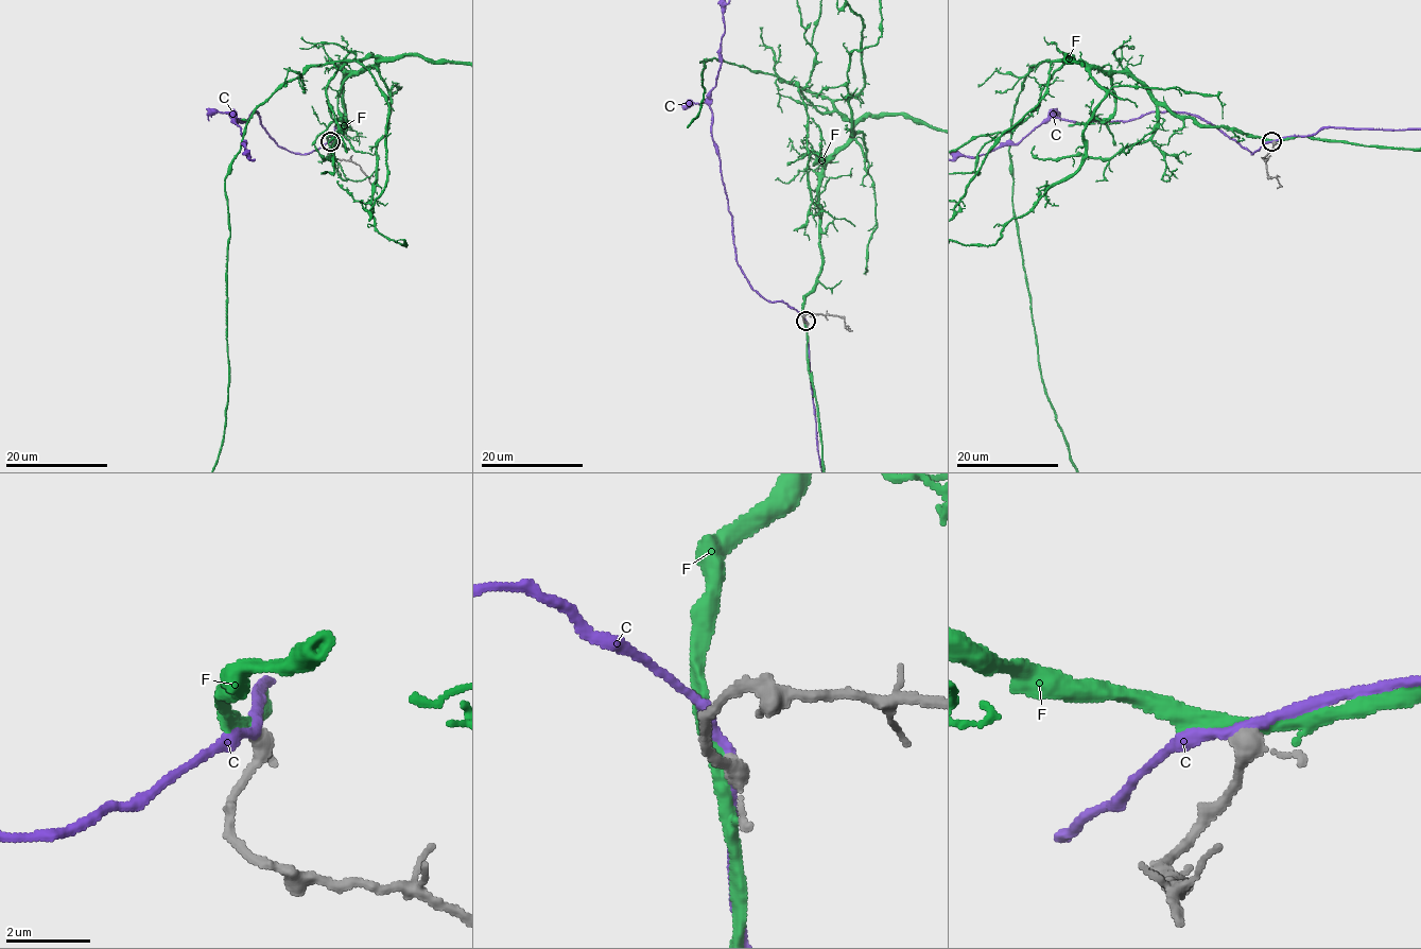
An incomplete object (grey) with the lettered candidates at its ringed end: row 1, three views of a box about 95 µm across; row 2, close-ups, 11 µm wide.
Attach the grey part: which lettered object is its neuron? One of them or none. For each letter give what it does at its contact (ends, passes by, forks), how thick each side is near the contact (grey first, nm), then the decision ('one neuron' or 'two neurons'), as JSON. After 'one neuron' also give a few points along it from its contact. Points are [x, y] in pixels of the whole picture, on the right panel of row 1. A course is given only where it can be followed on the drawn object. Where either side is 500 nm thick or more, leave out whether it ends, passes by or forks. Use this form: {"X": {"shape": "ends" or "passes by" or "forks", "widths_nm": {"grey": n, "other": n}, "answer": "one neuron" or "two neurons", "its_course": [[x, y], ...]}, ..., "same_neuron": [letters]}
{"C": {"shape": "passes by", "widths_nm": {"grey": 320, "other": 220}, "answer": "two neurons"}, "F": {"shape": "passes by", "widths_nm": {"grey": 320, "other": 360}, "answer": "one neuron"}, "same_neuron": ["F"]}

